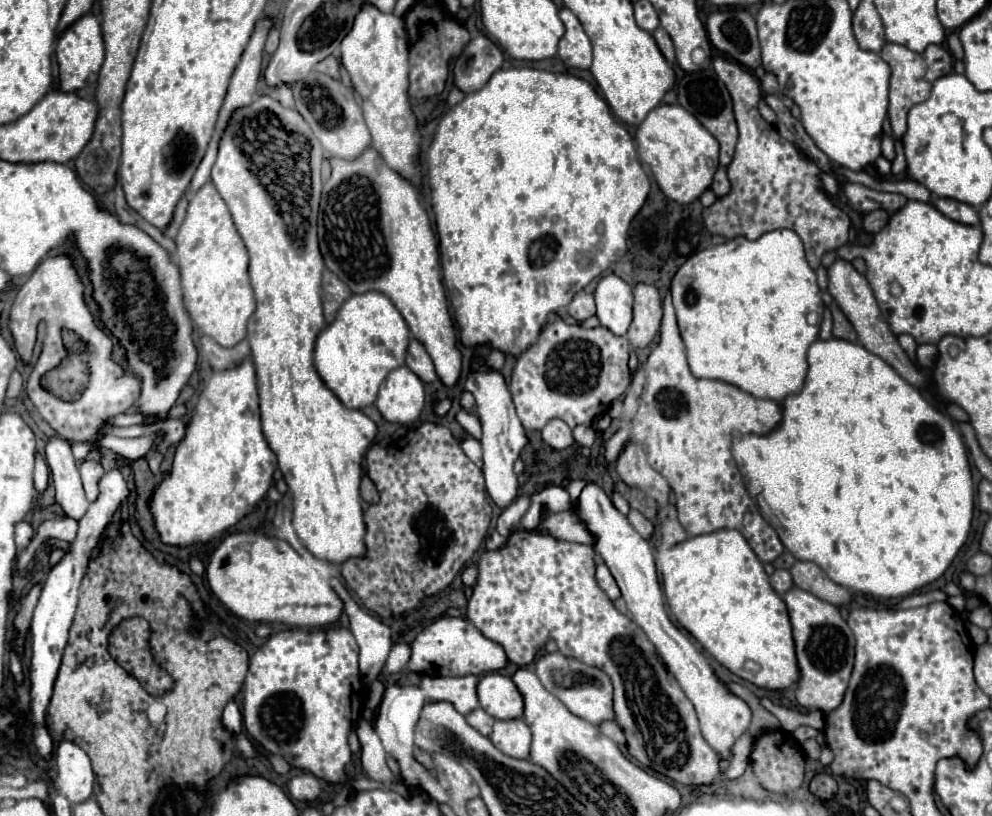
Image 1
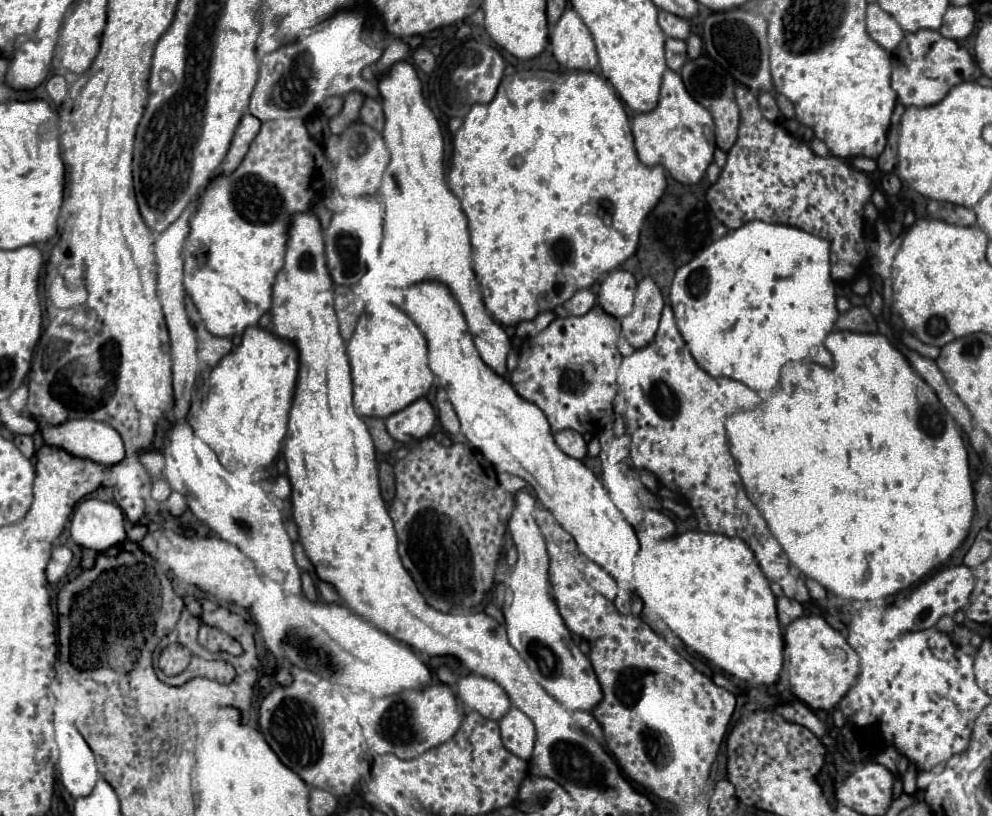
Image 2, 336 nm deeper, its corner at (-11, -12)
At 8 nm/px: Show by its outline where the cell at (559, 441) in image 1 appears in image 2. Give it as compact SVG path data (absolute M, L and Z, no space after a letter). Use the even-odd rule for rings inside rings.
M564 429L564 431L558 431L554 435L554 439L566 455L570 455L574 459L584 459L586 457L586 441L580 433L576 433L572 429Z

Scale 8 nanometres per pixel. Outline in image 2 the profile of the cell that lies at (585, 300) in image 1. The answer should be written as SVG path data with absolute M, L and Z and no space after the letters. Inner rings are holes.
M578 289L568 303L556 307L554 311L558 317L572 317L572 315L580 317L586 315L594 305L596 305L596 295L590 289Z

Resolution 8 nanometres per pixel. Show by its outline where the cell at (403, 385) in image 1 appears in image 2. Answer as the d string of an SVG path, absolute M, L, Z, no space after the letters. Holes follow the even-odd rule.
M416 399L402 411L386 417L386 429L388 433L400 441L412 441L412 439L422 439L430 433L430 429L436 423L436 413L430 405L428 399Z

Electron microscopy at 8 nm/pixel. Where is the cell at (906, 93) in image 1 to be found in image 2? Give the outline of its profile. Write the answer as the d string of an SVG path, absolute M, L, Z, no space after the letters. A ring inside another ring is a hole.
M918 31L906 35L892 51L892 89L904 107L930 107L944 99L944 95L956 85L964 83L974 73L974 61L966 47L952 39L944 39L938 31Z

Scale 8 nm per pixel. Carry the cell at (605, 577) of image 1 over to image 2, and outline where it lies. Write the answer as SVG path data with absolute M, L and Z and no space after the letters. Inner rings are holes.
M588 563L586 569L584 569L584 579L586 579L598 593L602 593L606 599L610 599L610 601L616 599L616 591L618 591L616 581L614 581L600 565Z

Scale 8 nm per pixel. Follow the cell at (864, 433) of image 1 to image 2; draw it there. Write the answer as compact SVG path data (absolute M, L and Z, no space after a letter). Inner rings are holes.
M831 331L824 340L824 347L832 353L834 365L832 369L814 365L814 363L788 363L782 371L782 379L778 389L760 405L748 411L732 413L726 419L726 437L730 443L730 453L738 463L740 477L744 481L744 487L750 495L750 499L756 503L756 507L762 511L772 535L782 545L788 559L810 579L818 581L828 592L831 600L837 597L836 612L840 620L846 626L845 635L848 641L850 633L862 635L866 641L890 641L883 637L883 619L875 615L875 611L867 611L858 615L852 610L852 603L856 600L882 599L896 595L902 589L912 587L926 578L933 569L947 563L950 555L962 545L970 531L972 515L974 515L974 489L970 479L970 465L968 465L968 451L964 447L960 429L956 421L944 411L944 405L938 401L934 391L916 375L916 371L910 367L910 363L904 359L904 355L880 333L868 335L868 333L852 333L852 331Z

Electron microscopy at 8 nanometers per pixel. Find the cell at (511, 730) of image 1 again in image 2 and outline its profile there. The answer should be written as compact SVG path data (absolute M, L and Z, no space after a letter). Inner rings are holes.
M510 707L506 715L500 719L500 733L502 733L502 743L504 747L528 761L534 751L534 723L516 707Z

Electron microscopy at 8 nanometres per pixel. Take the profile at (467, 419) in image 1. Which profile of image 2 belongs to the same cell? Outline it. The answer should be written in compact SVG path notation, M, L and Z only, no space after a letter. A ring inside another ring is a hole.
M438 387L436 391L436 405L438 405L438 419L440 419L440 425L450 433L450 435L456 435L460 431L460 423L458 423L458 417L454 413L454 407L452 403L448 401L446 397L446 391L442 387Z

